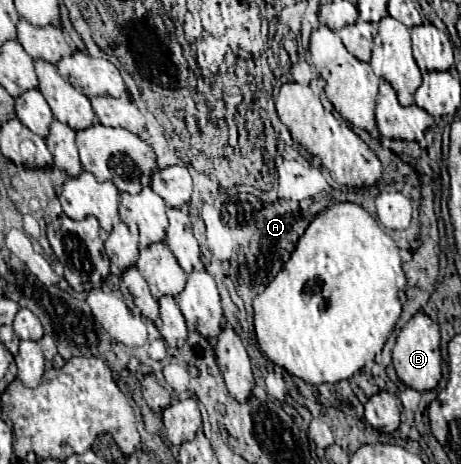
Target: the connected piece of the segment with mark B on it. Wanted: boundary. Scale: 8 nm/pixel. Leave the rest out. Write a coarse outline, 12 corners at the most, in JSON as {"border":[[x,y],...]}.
{"border":[[425,312],[399,332],[393,366],[419,392],[441,378],[439,326]]}

